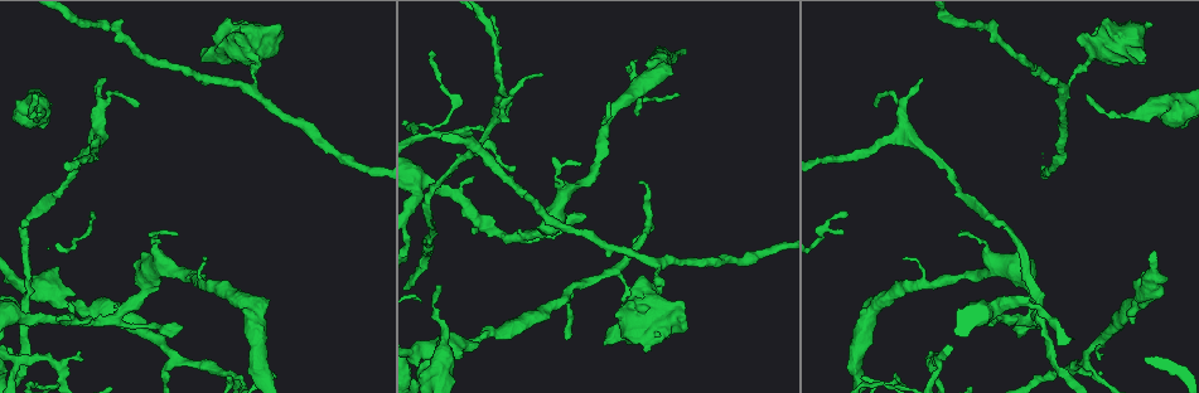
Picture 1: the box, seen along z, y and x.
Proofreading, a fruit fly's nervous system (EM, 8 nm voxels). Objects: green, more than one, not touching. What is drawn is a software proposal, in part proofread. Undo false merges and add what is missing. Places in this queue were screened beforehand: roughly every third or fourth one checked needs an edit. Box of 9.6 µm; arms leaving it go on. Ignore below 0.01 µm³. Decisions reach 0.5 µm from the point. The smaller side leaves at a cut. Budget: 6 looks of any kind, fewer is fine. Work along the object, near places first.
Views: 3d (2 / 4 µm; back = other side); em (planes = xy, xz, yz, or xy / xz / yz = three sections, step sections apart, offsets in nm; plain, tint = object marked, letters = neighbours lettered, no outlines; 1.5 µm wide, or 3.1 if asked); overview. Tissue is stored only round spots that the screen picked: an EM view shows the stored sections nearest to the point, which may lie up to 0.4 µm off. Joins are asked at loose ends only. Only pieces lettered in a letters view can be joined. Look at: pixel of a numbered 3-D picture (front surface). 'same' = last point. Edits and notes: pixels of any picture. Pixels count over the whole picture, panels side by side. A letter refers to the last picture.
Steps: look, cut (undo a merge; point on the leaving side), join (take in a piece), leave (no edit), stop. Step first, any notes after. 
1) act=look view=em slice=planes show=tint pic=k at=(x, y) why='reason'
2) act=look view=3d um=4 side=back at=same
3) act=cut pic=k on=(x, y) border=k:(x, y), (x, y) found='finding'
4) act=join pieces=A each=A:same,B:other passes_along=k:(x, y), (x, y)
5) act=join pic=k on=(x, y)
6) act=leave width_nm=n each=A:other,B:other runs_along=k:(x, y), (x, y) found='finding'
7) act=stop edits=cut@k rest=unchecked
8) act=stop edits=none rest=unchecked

act=look view=3d um=2 side=back pic=1 at=(510, 119) why='an open end'

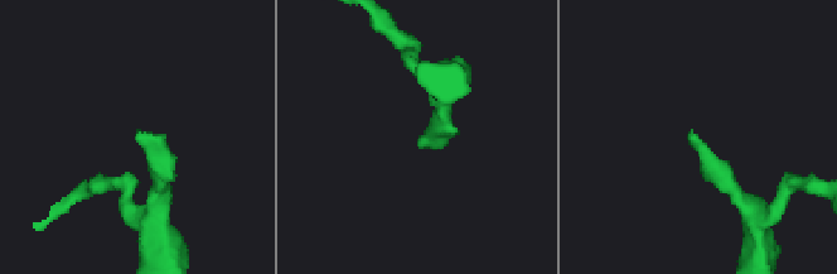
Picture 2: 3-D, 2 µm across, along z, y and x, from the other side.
act=look view=em slice=xy step=4 show=tint pic=2 at=(420, 147) why='need the tissue'

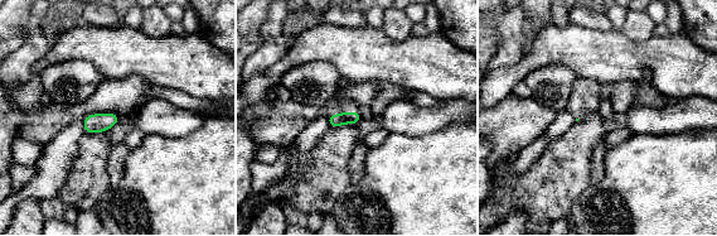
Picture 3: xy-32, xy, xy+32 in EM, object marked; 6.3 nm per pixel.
act=look view=em slice=planes show=letters at=same

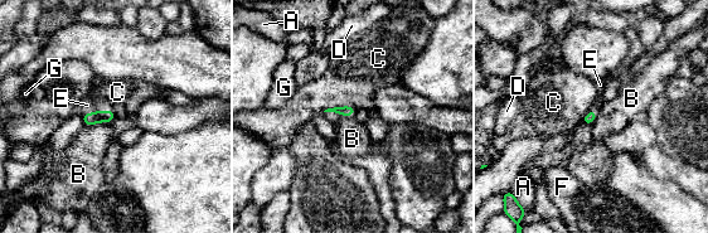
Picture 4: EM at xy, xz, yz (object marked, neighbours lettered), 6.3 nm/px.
act=join pic=4 on=(333, 117) each=A:other,B:other,C:other,D:other,E:same,F:other,G:other passes_along=4:(345, 110), (339, 115), (333, 117) found='it goes on there'

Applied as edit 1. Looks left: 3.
act=look view=3d um=4 pic=1 at=(35, 95) why='free end'

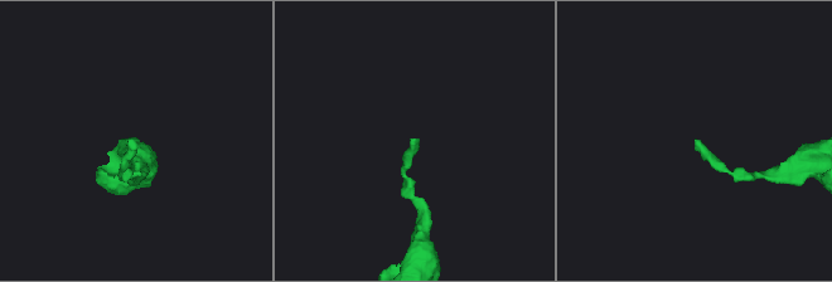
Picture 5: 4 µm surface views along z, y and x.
act=look view=em slice=planes show=plain pic=5 at=(696, 138)

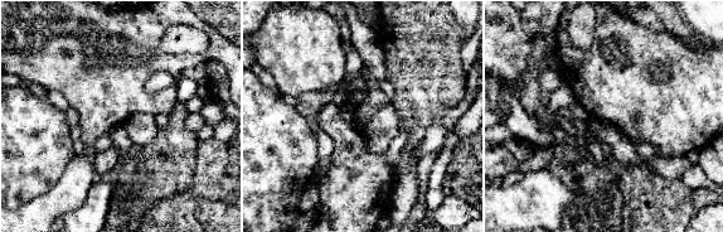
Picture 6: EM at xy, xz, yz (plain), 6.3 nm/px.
act=look view=em slice=planes show=letters at=same

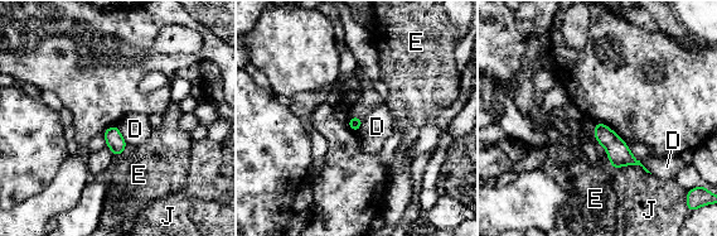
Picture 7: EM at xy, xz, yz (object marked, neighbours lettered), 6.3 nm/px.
act=leave each=D:other,E:other,J:other border=7:(623, 140), (629, 150), (652, 173) found='none of them fits'

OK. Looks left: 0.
act=stop edits=join@4 rest=unchecked

